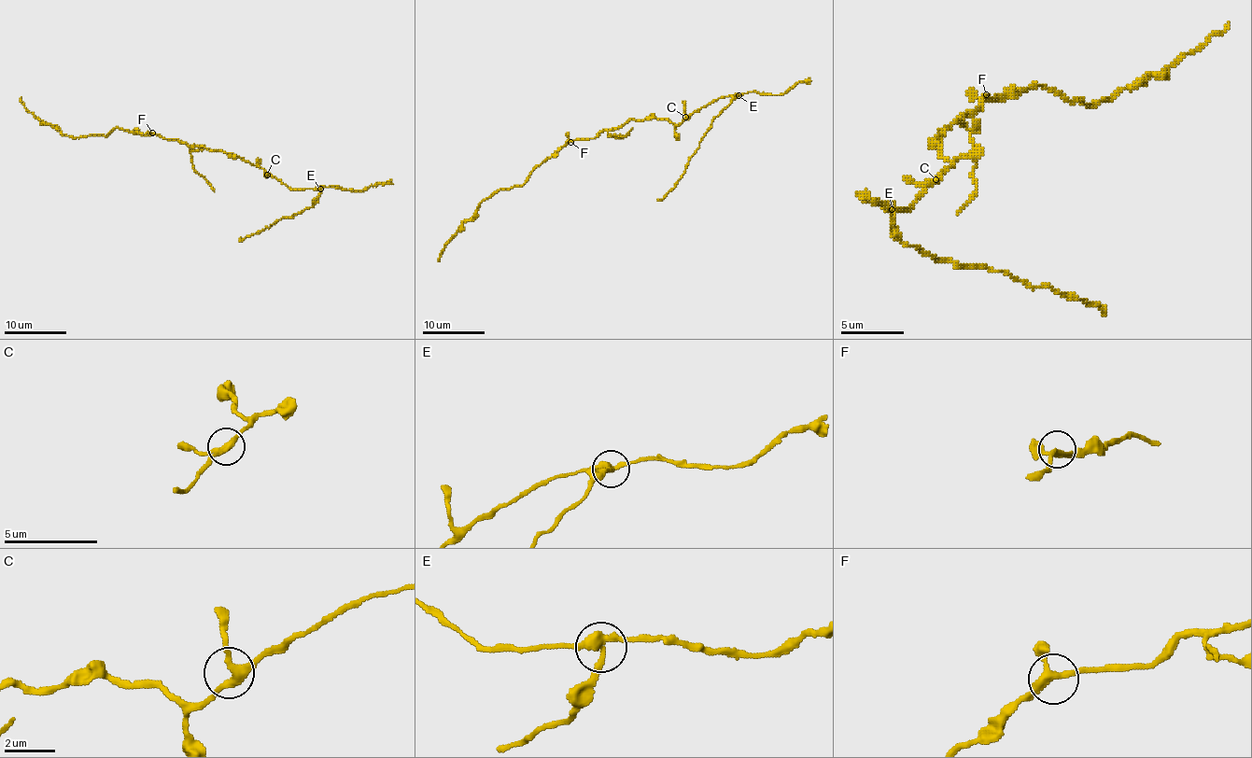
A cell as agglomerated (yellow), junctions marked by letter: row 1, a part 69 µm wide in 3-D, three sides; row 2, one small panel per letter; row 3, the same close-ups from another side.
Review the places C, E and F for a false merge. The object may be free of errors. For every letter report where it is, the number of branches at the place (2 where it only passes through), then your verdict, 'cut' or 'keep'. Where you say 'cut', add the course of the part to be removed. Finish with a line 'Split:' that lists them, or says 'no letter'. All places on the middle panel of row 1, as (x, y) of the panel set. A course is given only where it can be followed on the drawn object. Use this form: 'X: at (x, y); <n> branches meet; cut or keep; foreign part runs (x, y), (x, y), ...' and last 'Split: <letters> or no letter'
C: at (685, 117); 3 branches meet; keep
E: at (738, 95); 3 branches meet; cut; foreign part runs (738, 95), (713, 119), (711, 128), (676, 185), (662, 199), (657, 199)
F: at (570, 142); 3 branches meet; keep
Split: E

